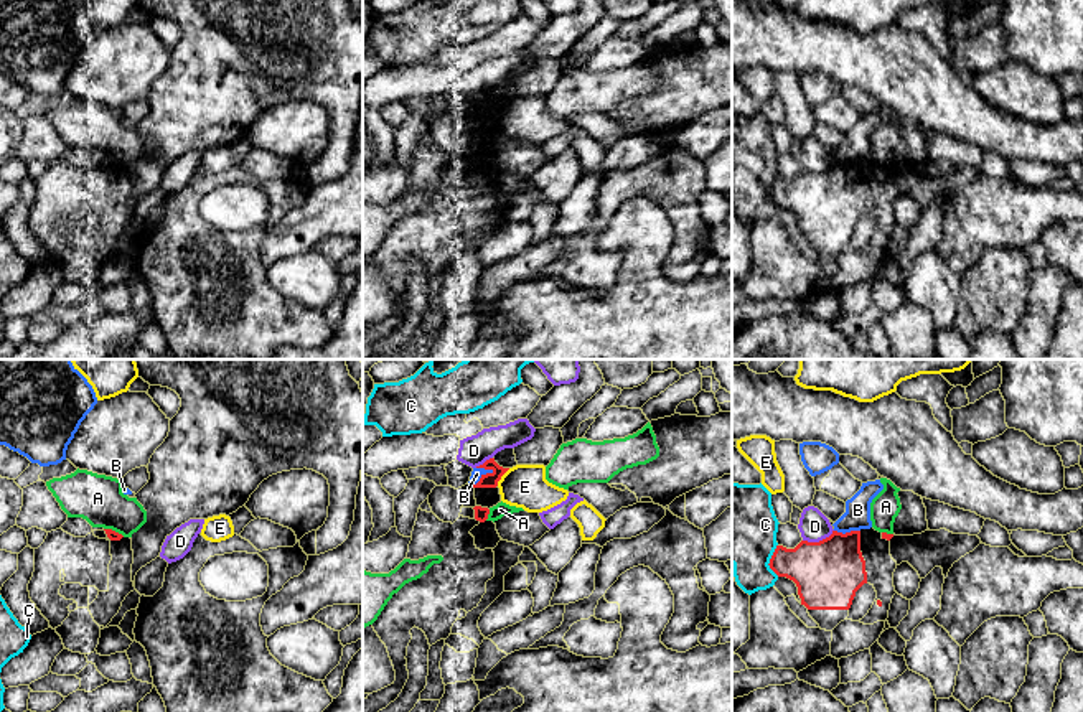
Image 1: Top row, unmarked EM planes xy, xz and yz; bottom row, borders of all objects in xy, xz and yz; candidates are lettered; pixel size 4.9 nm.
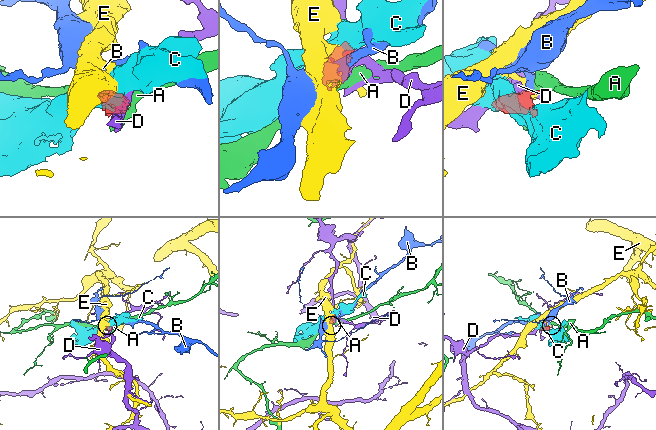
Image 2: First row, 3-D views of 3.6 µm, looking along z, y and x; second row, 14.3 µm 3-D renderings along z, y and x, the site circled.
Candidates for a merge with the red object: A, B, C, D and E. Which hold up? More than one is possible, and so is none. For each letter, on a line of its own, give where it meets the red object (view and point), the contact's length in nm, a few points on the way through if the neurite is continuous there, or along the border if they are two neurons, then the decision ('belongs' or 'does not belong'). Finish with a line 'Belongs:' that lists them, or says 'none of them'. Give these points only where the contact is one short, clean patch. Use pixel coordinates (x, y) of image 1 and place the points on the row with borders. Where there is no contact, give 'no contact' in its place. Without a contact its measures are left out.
A: xz (488, 513) | 60 nm | along xz (490, 510), (485, 519) | does not belong
B: xz (482, 477) | 140 nm | along xz (493, 470), (488, 470), (470, 485) | does not belong
C: yz (770, 561) | 160 nm | along yz (777, 544), (768, 566), (778, 576) | does not belong
D: yz (820, 541) | 160 nm | does not belong
E: xz (501, 475) | 110 nm | along xz (510, 468), (496, 485) | does not belong
Belongs: none of them

